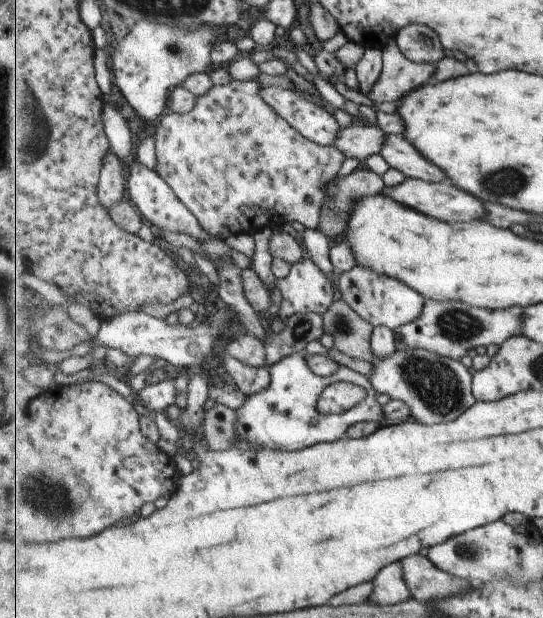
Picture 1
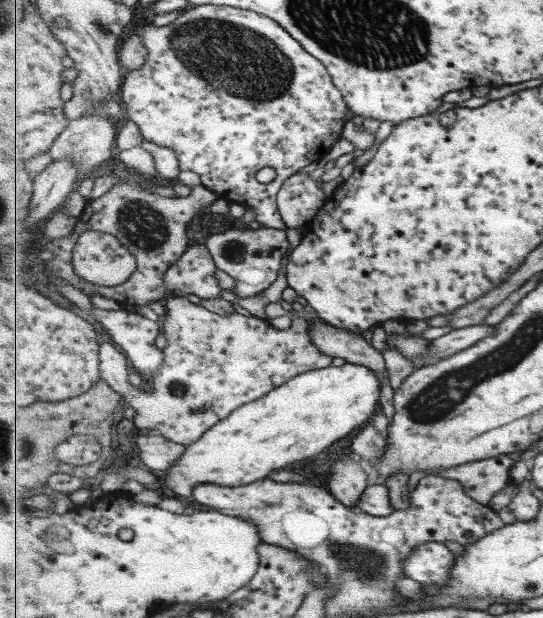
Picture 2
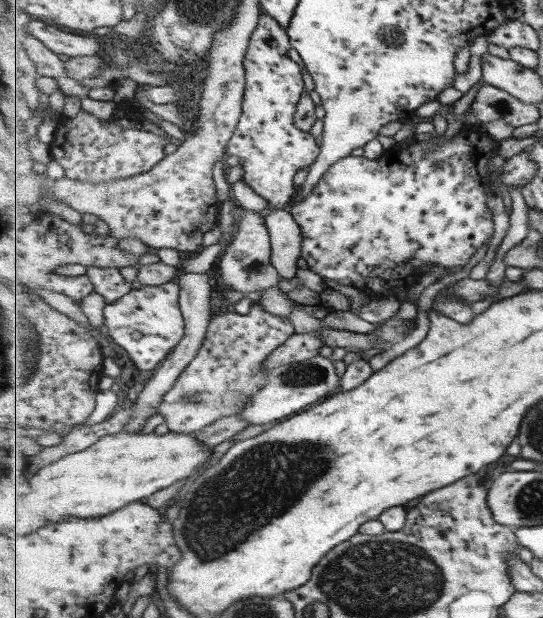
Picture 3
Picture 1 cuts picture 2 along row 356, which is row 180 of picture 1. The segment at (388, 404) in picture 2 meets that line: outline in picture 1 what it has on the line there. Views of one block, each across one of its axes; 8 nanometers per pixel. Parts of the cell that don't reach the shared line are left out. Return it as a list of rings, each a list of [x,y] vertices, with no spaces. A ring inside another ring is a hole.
[[[368,168],[359,171],[353,170],[349,176],[340,180],[333,179],[328,184],[327,190],[331,198],[326,200],[323,205],[319,230],[323,231],[328,237],[332,237],[333,240],[335,240],[335,236],[344,236],[344,230],[348,225],[349,217],[352,215],[352,208],[356,205],[356,202],[366,196],[381,194],[386,188],[383,176]]]

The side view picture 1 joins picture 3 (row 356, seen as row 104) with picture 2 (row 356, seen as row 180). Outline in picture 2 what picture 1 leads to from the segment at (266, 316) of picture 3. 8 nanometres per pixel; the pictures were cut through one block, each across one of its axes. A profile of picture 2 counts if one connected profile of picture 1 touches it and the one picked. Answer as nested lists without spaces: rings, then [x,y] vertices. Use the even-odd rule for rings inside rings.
[[[192,243],[188,251],[168,270],[167,279],[167,304],[165,321],[163,322],[163,334],[167,336],[167,347],[164,349],[165,362],[153,378],[153,390],[151,393],[135,387],[129,378],[131,364],[124,352],[107,338],[99,338],[100,372],[104,379],[115,392],[123,395],[123,401],[134,409],[132,417],[133,427],[136,429],[159,430],[165,438],[177,442],[177,444],[193,444],[197,442],[210,428],[213,428],[221,420],[227,418],[237,408],[247,403],[255,402],[273,389],[280,388],[289,380],[305,374],[305,372],[331,367],[333,357],[319,350],[319,347],[311,339],[311,322],[302,314],[293,318],[291,326],[287,330],[277,330],[265,319],[241,316],[233,313],[223,317],[212,309],[205,308],[189,302],[186,296],[195,294],[199,298],[219,298],[223,287],[216,275],[218,266],[212,253],[206,245]]]

